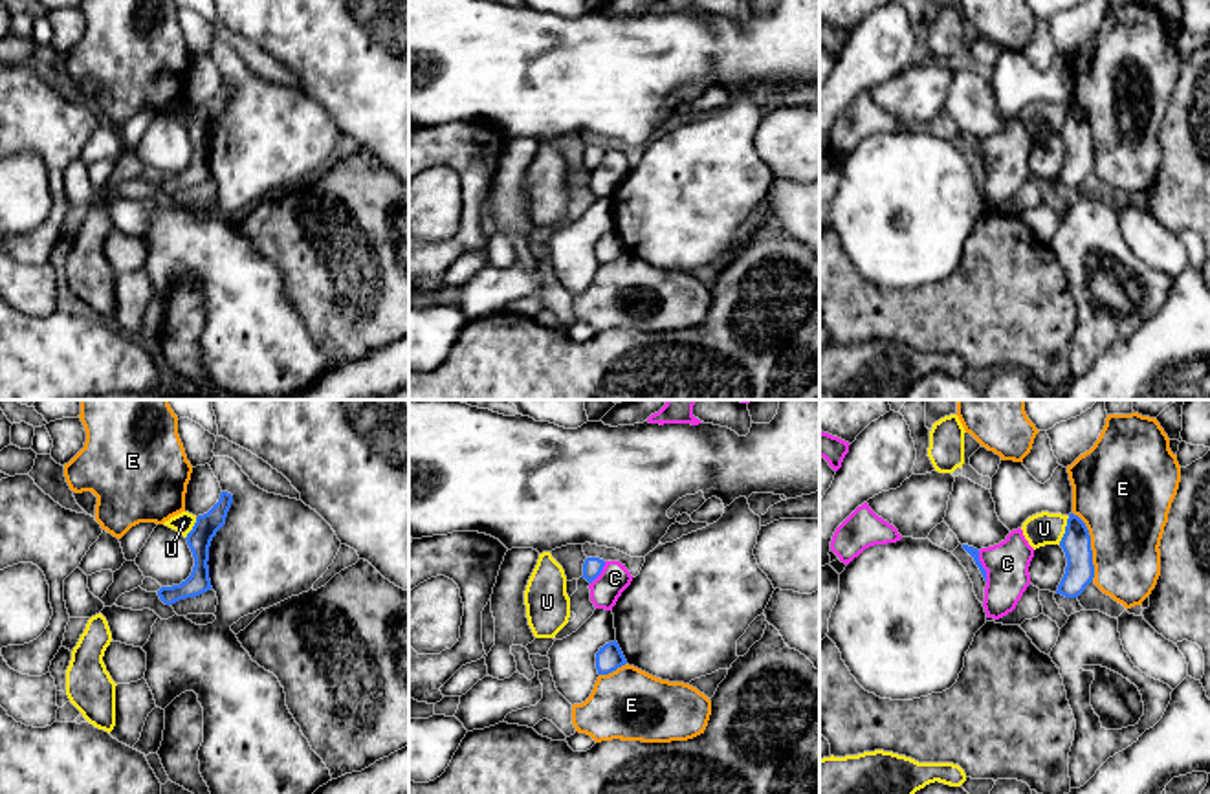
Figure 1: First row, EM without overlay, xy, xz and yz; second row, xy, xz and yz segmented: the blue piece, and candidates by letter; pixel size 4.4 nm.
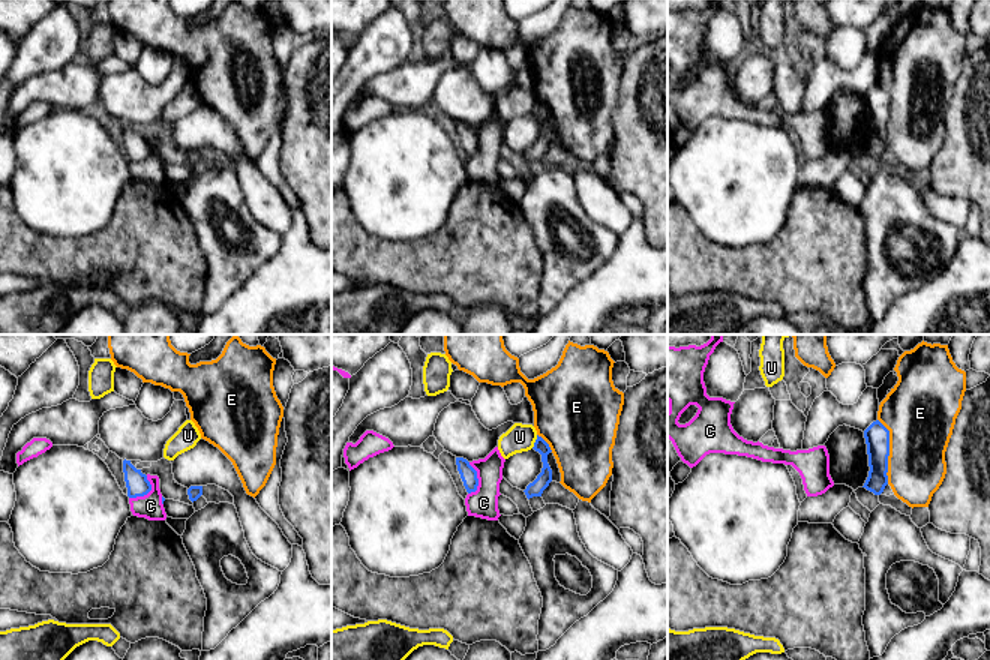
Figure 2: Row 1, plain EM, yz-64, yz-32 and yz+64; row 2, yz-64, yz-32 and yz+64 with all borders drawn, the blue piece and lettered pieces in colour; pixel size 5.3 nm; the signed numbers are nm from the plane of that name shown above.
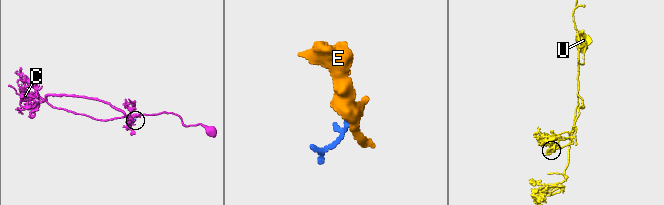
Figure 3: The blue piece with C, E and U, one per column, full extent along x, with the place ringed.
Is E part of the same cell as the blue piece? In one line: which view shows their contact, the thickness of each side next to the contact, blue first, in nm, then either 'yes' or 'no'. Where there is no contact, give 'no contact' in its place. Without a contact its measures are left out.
yz | 130/400 nm | yes

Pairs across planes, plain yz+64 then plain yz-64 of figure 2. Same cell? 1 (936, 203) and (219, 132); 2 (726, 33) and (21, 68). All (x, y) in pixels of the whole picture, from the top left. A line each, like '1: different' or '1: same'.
1: same
2: same

